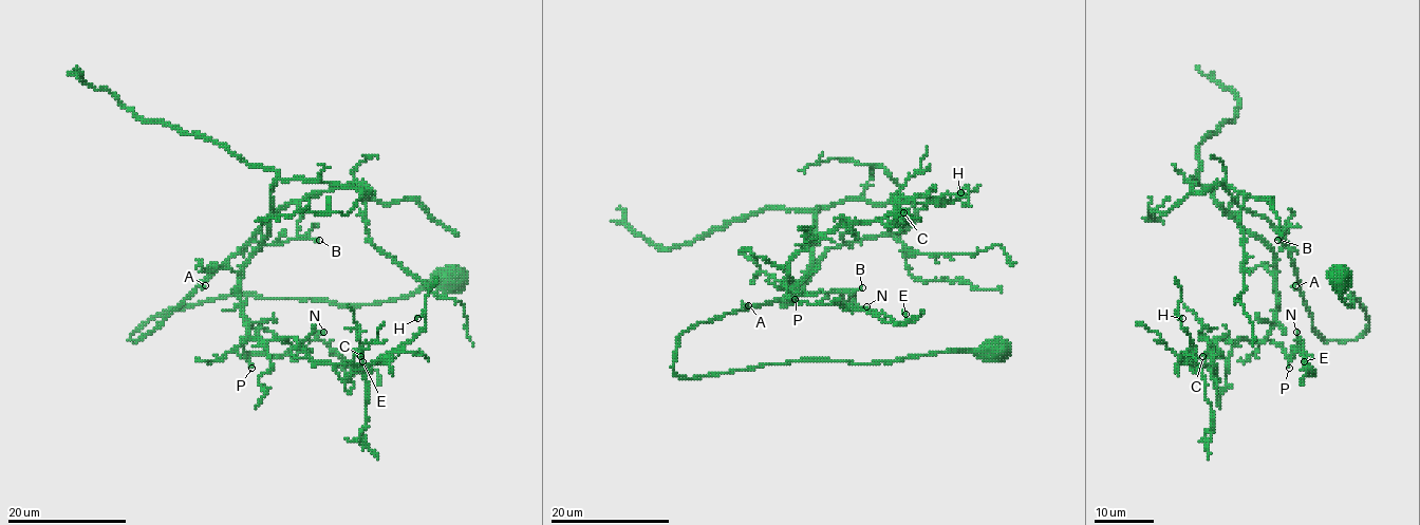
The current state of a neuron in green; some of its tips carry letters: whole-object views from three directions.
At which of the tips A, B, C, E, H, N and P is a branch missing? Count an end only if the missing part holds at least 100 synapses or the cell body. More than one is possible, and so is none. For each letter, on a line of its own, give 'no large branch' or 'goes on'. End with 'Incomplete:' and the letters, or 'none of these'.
A: no large branch
B: no large branch
C: no large branch
E: no large branch
H: no large branch
N: no large branch
P: no large branch
Incomplete: none of these

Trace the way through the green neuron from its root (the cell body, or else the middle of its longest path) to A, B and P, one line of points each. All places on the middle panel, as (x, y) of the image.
A: (996, 351), (938, 351), (867, 364), (797, 360), (695, 378), (674, 371), (685, 332), (748, 305)
B: (996, 351), (867, 364), (797, 360), (695, 378), (674, 371), (678, 338), (699, 323), (862, 287)
P: (996, 351), (674, 371), (685, 332), (790, 298), (830, 248), (915, 209), (820, 207), (795, 299)

